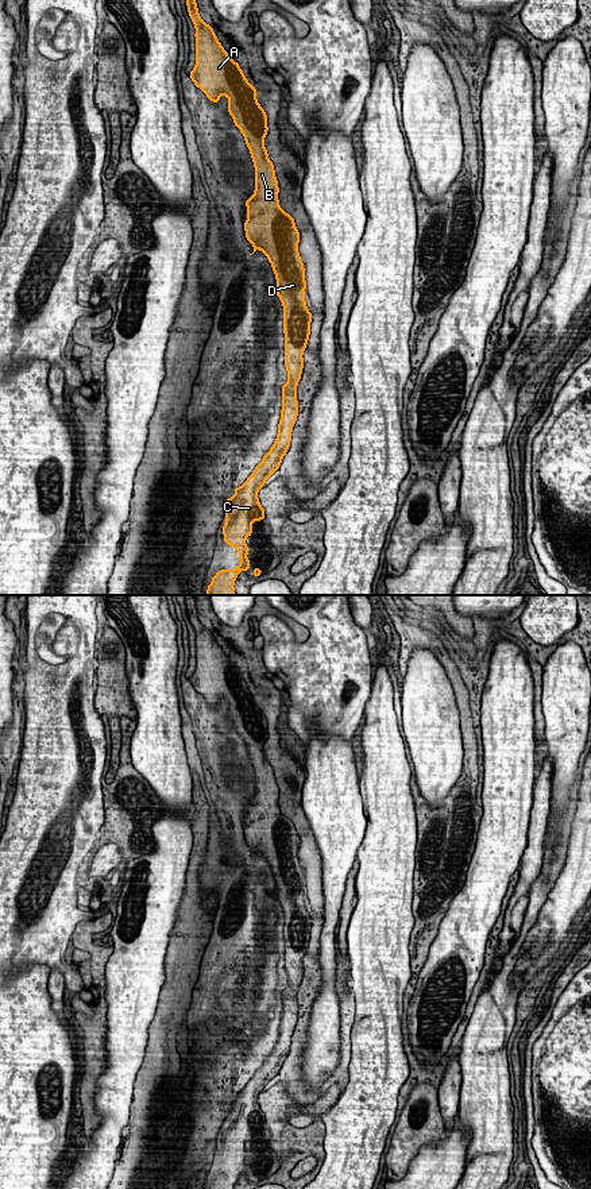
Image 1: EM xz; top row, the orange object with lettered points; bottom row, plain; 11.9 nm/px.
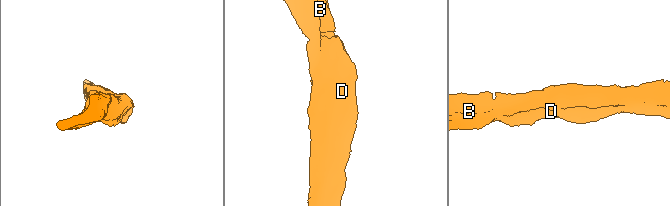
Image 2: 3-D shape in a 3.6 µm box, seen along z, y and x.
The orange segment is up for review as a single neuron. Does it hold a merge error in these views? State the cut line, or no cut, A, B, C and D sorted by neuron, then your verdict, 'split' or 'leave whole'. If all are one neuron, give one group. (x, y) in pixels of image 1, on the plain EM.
cut none; groups A B C D; leave whole

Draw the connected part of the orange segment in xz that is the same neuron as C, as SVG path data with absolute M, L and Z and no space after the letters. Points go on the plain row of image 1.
M184 595L189 621L196 632L196 671L189 682L212 707L220 700L228 702L228 718L244 741L255 772L255 796L247 803L247 825L244 835L247 846L259 853L273 870L277 883L275 899L283 911L285 972L287 988L282 989L282 1016L278 1041L271 1054L255 1072L235 1100L227 1103L224 1112L227 1126L223 1131L224 1147L239 1154L242 1166L236 1174L217 1176L210 1189L235 1189L240 1176L247 1176L250 1153L246 1143L252 1139L252 1127L266 1120L258 1104L258 1096L279 1073L286 1059L291 1035L298 1020L297 989L301 984L312 918L305 907L305 873L298 858L300 837L294 823L278 806L278 785L274 769L269 763L263 745L267 740L267 719L256 704L256 692L248 688L239 668L224 655L213 633L198 619L196 595Z

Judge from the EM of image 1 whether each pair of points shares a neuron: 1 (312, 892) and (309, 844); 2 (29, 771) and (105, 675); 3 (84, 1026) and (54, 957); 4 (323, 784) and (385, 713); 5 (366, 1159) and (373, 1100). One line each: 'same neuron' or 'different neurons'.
1: same neuron
2: different neurons
3: different neurons
4: different neurons
5: same neuron

